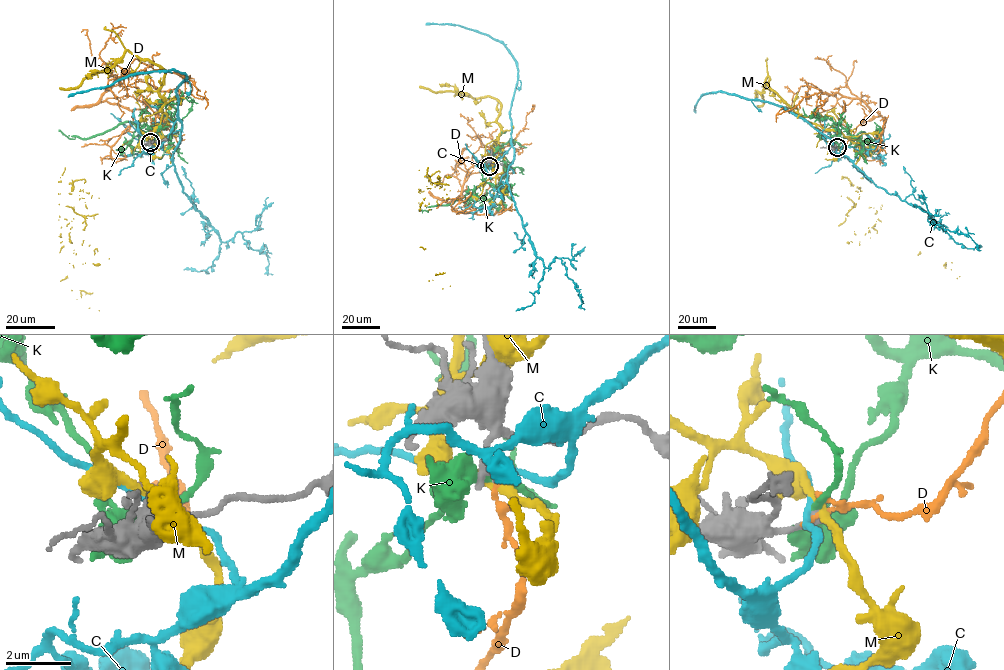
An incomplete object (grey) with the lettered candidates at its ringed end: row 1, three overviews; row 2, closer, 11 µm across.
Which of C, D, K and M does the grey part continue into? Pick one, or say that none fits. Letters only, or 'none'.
none

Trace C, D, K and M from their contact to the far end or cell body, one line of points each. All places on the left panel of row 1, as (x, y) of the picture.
C: (152, 142), (159, 147), (181, 122), (172, 163), (182, 190), (222, 242), (241, 233), (266, 254), (273, 274)
D: (152, 142), (143, 101), (99, 102), (126, 72), (187, 76), (206, 99), (205, 109)
K: (150, 142), (140, 130), (164, 127), (175, 109), (159, 104), (185, 98), (198, 103)
M: (152, 141), (163, 114), (97, 214), (61, 228), (62, 279), (99, 311)

